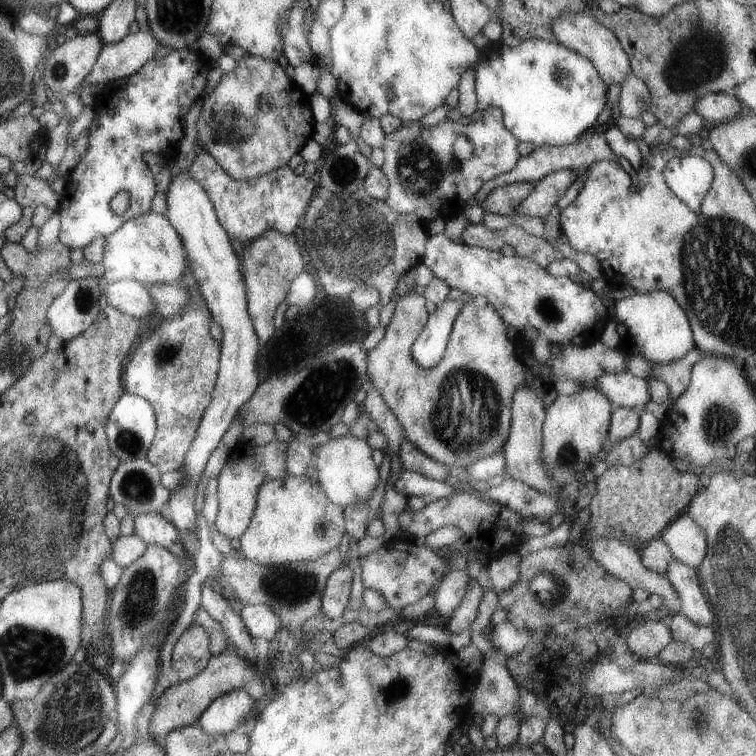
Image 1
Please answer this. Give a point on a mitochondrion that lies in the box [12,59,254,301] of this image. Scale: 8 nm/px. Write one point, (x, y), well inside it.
(58, 72)

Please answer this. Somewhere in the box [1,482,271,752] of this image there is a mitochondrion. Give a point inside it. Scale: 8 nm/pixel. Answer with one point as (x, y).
(75, 712)

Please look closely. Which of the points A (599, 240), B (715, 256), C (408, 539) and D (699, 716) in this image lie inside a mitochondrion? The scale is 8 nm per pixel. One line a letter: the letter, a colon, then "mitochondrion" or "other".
A: other
B: mitochondrion
C: other
D: mitochondrion

